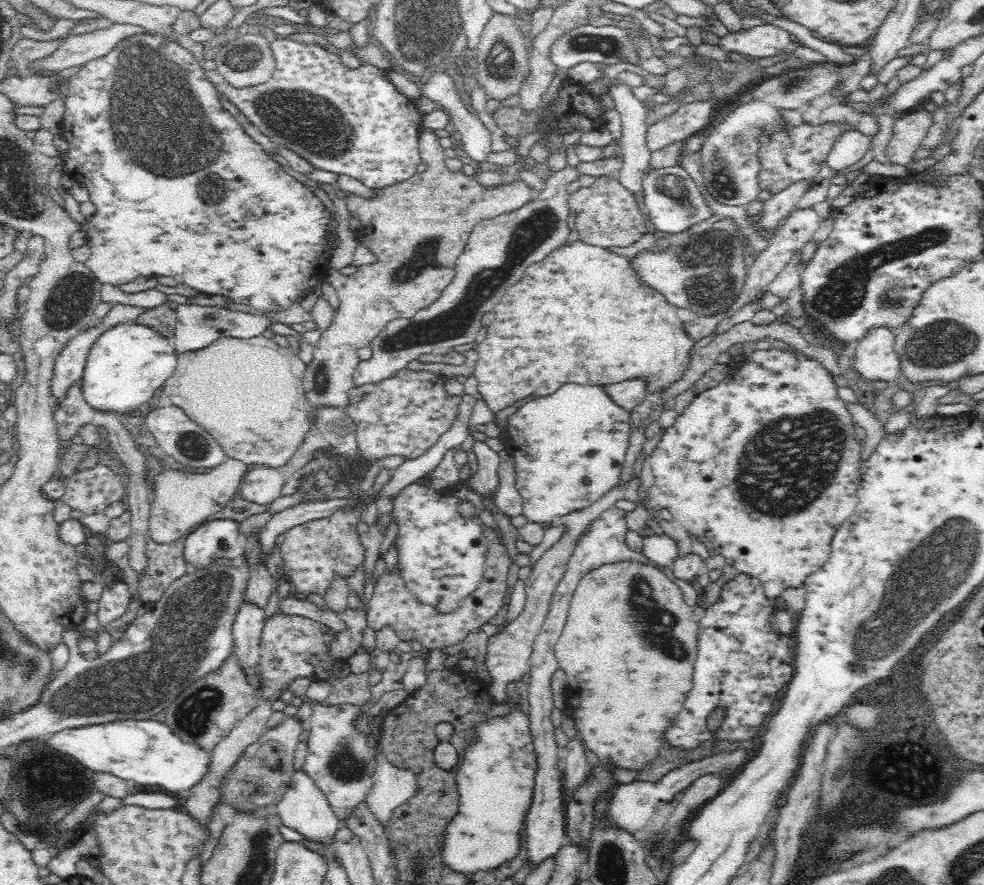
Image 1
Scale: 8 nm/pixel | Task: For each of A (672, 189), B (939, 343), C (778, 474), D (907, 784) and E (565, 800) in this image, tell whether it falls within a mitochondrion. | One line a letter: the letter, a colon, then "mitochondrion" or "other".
A: mitochondrion
B: mitochondrion
C: mitochondrion
D: other
E: other

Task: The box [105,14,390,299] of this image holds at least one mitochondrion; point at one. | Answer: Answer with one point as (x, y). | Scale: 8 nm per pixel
(306, 121)

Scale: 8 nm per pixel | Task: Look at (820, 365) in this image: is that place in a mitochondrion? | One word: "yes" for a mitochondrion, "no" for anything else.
no

